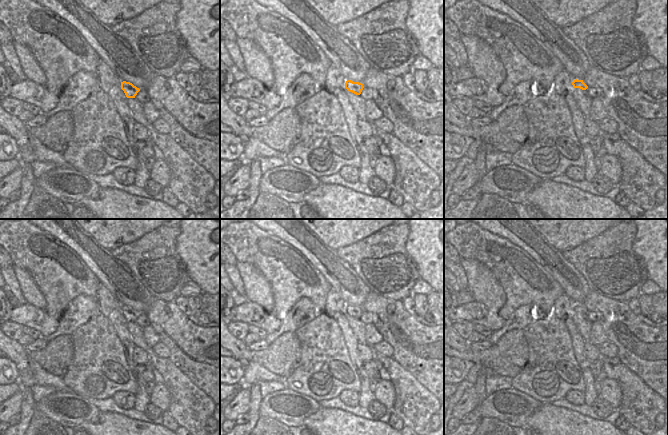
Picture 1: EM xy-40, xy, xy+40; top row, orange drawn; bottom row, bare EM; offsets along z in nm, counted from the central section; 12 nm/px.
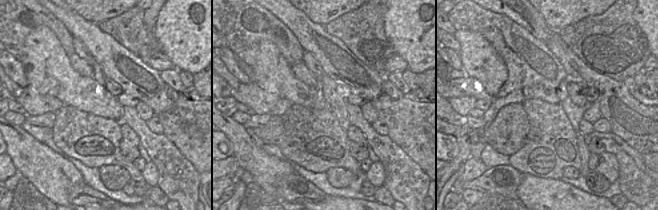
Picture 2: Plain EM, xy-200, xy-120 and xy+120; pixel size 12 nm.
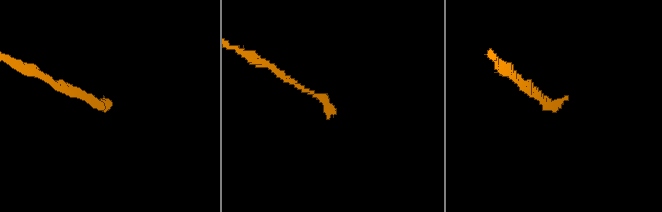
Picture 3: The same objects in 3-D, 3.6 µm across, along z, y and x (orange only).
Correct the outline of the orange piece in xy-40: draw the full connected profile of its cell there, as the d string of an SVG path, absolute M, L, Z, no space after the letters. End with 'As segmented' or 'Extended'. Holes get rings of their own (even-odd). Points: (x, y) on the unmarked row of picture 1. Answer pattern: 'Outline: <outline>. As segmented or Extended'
Outline: M126 305L121 306L121 313L124 315L127 322L135 322L137 317L140 315L139 312Z. As segmented.

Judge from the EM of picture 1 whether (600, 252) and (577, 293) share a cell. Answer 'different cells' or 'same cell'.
different cells

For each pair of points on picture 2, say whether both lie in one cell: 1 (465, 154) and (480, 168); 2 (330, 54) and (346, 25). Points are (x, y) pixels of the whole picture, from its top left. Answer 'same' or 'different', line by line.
1: different
2: different

